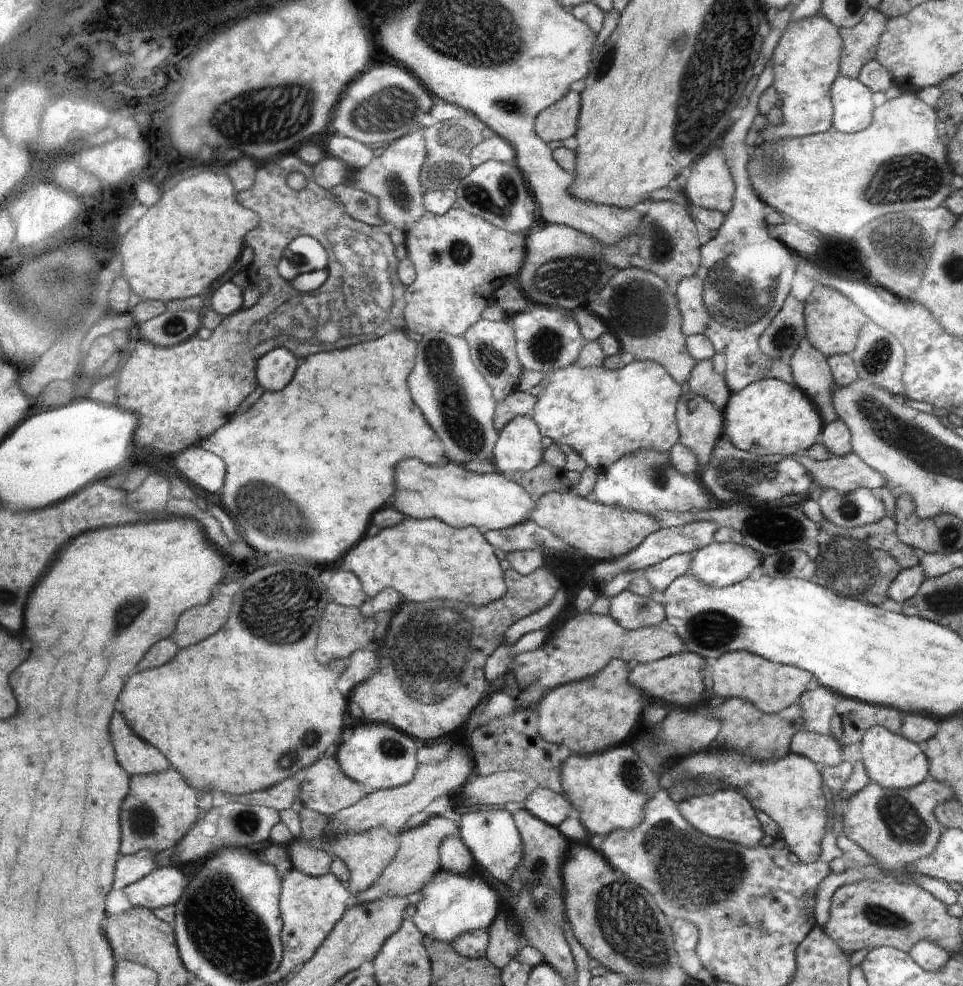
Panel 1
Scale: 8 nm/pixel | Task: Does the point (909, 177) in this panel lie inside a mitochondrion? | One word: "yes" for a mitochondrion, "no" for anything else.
yes

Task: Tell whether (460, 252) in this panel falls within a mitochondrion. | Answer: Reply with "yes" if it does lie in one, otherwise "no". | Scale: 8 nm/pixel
yes

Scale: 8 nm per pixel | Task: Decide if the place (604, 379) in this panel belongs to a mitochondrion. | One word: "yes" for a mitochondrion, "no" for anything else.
no

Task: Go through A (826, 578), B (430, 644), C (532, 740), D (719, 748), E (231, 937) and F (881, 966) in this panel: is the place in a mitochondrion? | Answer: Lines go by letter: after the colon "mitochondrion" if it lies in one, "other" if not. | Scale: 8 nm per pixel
A: mitochondrion
B: mitochondrion
C: other
D: other
E: mitochondrion
F: other

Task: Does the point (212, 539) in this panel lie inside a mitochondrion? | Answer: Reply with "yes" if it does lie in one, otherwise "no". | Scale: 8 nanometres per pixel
no

